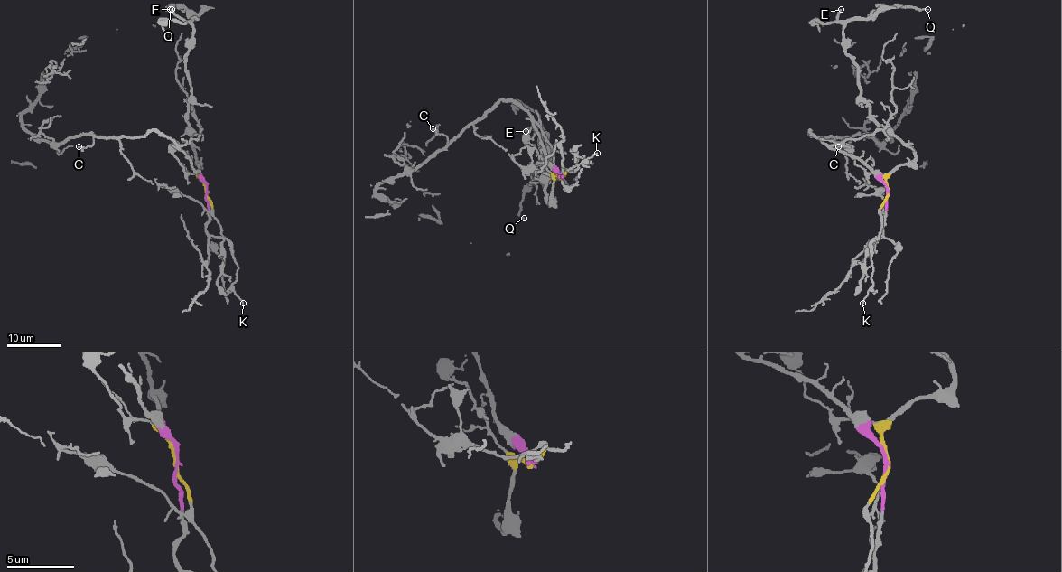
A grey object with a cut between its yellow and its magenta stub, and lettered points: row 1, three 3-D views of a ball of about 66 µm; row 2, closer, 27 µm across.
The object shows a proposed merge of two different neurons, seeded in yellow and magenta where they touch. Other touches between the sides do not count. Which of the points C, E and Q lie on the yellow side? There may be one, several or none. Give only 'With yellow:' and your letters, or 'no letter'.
With yellow: E, Q

